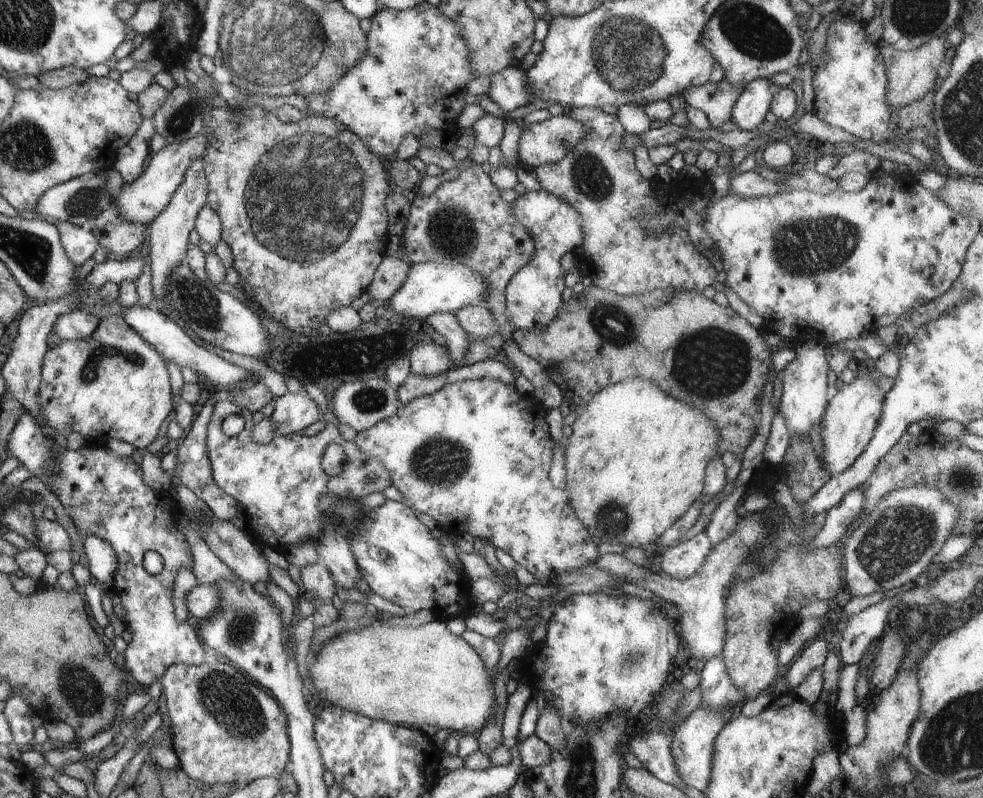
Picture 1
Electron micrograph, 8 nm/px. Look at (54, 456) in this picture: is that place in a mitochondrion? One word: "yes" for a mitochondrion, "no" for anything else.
no

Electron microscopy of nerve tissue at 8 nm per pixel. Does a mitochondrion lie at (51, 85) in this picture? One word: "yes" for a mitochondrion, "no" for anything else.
no

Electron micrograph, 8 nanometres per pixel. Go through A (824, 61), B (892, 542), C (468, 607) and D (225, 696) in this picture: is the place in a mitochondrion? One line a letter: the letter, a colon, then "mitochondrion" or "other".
A: other
B: mitochondrion
C: other
D: mitochondrion

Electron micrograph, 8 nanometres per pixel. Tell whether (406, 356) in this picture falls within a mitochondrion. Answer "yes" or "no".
no

